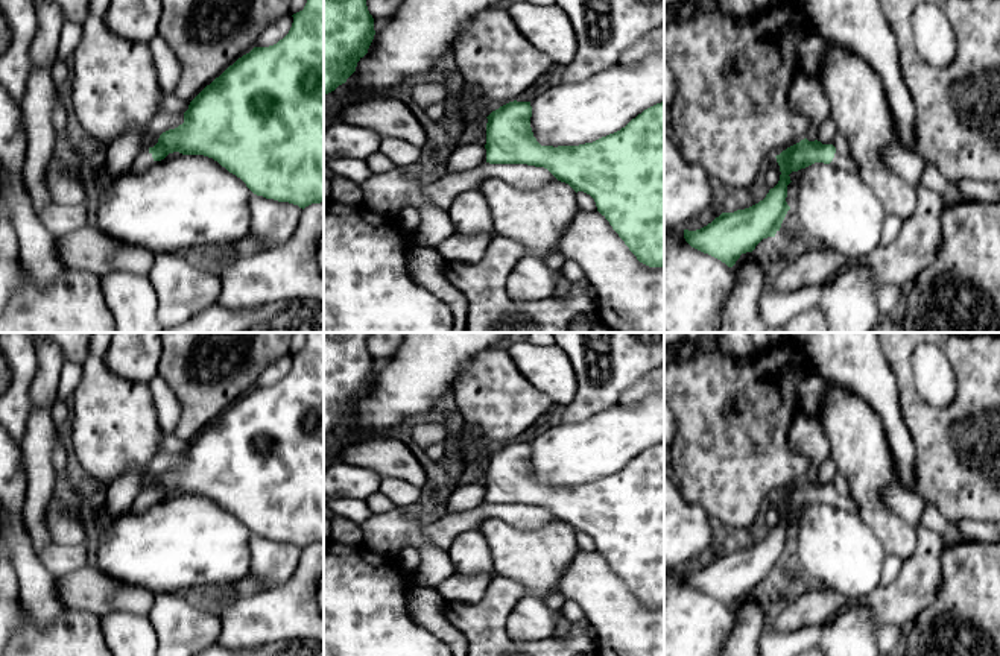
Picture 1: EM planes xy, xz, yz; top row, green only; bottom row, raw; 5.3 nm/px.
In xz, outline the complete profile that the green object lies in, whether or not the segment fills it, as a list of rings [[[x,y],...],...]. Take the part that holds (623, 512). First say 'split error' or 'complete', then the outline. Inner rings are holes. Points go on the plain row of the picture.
complete | [[[509,442],[486,459],[486,503],[527,504],[547,509],[576,533],[590,535],[637,600],[664,607],[664,442],[657,443],[620,471],[579,486],[541,486],[530,468],[530,442]]]

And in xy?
complete | [[[305,333],[307,343],[302,351],[293,354],[293,363],[289,374],[277,384],[269,387],[254,387],[249,393],[239,398],[219,418],[207,425],[188,445],[184,453],[184,463],[175,469],[163,472],[158,483],[149,487],[153,501],[164,500],[169,494],[204,495],[217,501],[229,513],[240,518],[246,527],[257,536],[289,542],[305,548],[312,544],[324,542],[324,333]]]

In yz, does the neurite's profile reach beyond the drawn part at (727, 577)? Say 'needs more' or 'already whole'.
already whole

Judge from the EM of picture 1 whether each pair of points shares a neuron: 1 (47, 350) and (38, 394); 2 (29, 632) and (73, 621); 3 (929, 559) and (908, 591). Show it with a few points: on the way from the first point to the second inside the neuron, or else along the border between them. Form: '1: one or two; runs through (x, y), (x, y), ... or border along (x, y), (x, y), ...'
1: one; runs through (47, 360), (46, 383)
2: one; runs through (40, 637), (58, 637), (63, 632)
3: one; runs through (923, 567), (915, 583)

